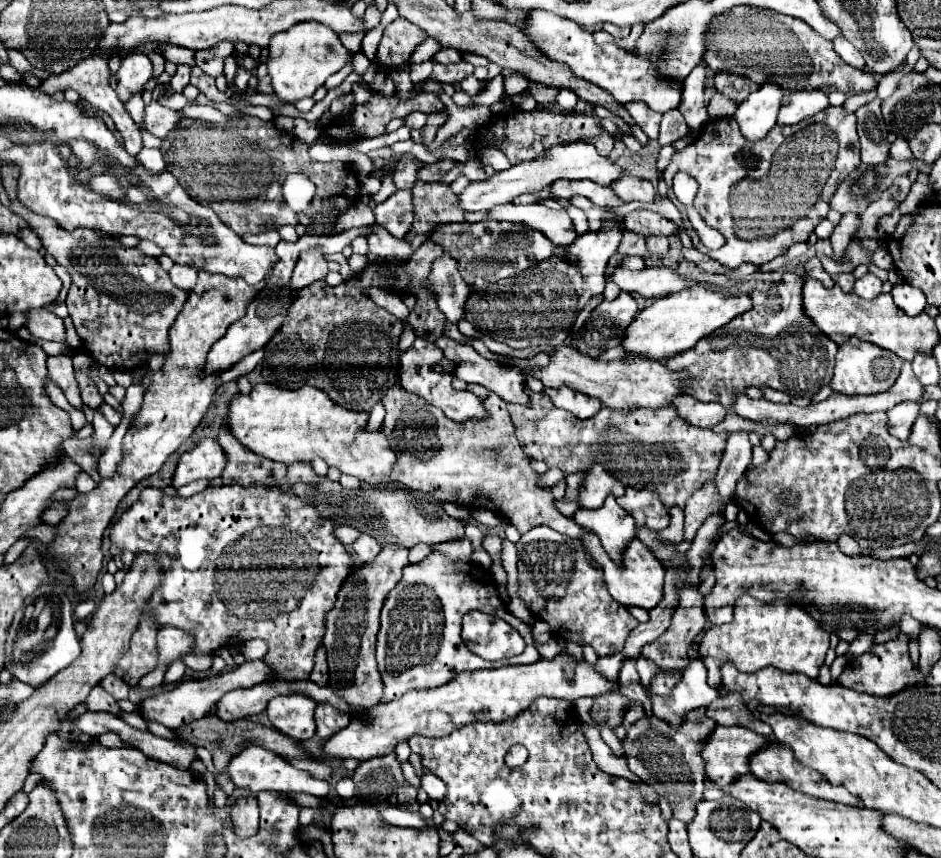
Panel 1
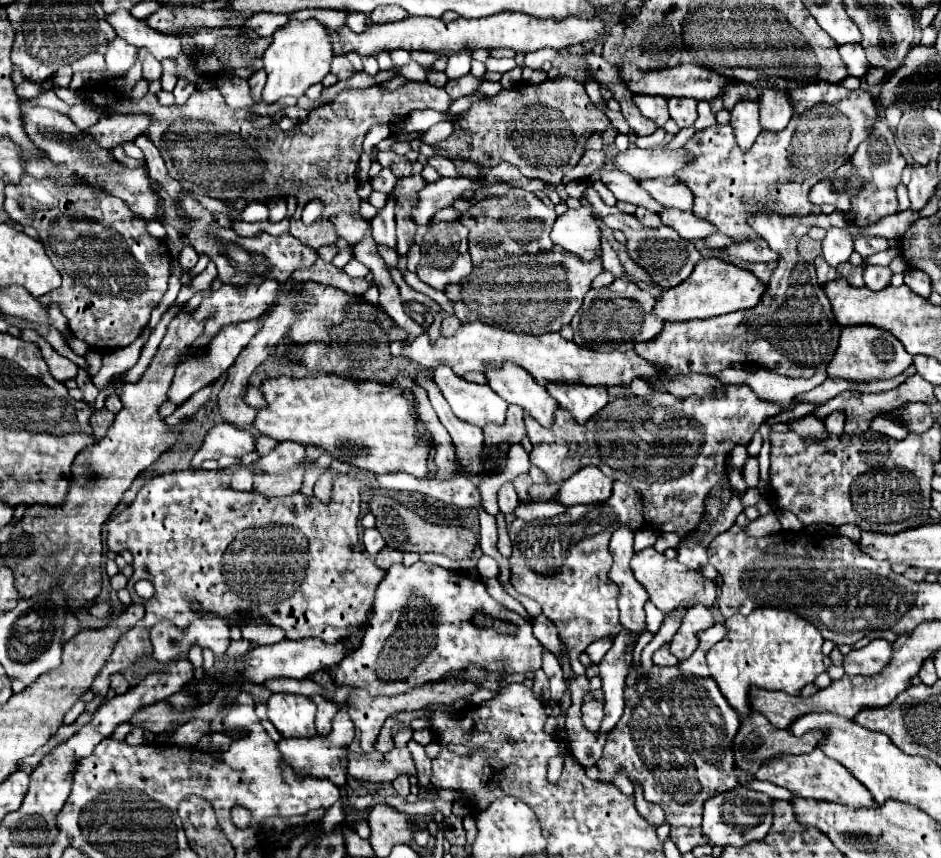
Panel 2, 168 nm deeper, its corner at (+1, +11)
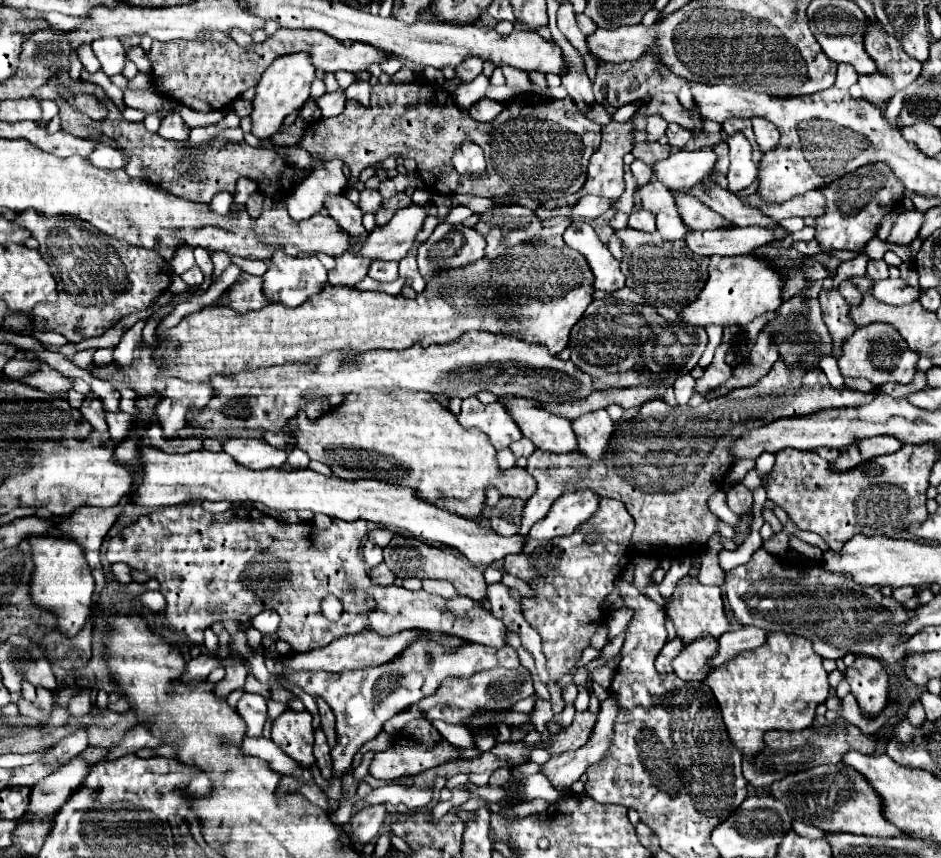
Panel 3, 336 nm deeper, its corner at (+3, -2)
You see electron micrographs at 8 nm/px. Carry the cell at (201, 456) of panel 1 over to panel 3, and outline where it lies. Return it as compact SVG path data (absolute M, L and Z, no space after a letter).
M292 437L286 441L284 449L272 447L264 439L228 439L224 441L224 451L248 469L282 467L292 447L296 447L296 441Z

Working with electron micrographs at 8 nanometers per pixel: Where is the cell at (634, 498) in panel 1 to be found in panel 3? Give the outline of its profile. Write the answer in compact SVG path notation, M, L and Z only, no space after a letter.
M602 499L598 513L590 521L582 523L578 531L568 537L558 537L548 543L528 541L524 551L518 555L508 555L504 559L506 573L512 573L526 581L534 591L534 599L522 599L524 619L542 637L542 653L546 657L548 669L548 691L552 695L554 715L562 713L564 699L558 679L570 673L578 665L582 651L590 645L590 637L602 625L602 607L606 595L614 591L614 579L620 577L622 569L630 563L634 519L626 511L622 501Z

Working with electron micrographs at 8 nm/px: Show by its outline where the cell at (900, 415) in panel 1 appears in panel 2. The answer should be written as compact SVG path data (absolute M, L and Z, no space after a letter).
M904 402L902 406L898 406L894 412L888 412L884 416L876 416L872 422L870 422L870 428L884 434L884 436L890 436L894 440L902 440L906 438L908 434L908 428L904 428L904 424L900 424L900 418L898 418L898 410L906 408L908 404Z

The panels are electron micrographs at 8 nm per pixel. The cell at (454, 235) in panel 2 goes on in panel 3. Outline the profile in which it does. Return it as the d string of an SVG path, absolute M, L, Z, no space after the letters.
M440 223L428 241L418 249L418 267L426 281L442 269L464 267L484 257L486 241L476 229Z

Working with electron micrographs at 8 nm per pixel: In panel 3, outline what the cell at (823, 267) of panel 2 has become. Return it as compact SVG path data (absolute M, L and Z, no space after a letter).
M838 289L820 291L820 305L822 305L822 319L832 335L832 355L838 359L842 353L842 343L850 333L854 333L856 325L850 321L850 307L838 293Z

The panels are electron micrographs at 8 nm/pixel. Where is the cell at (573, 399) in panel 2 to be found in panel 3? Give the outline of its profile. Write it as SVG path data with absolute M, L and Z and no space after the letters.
M604 409L586 413L572 421L572 429L576 433L580 451L594 461L602 461L614 433L614 423L608 413Z

